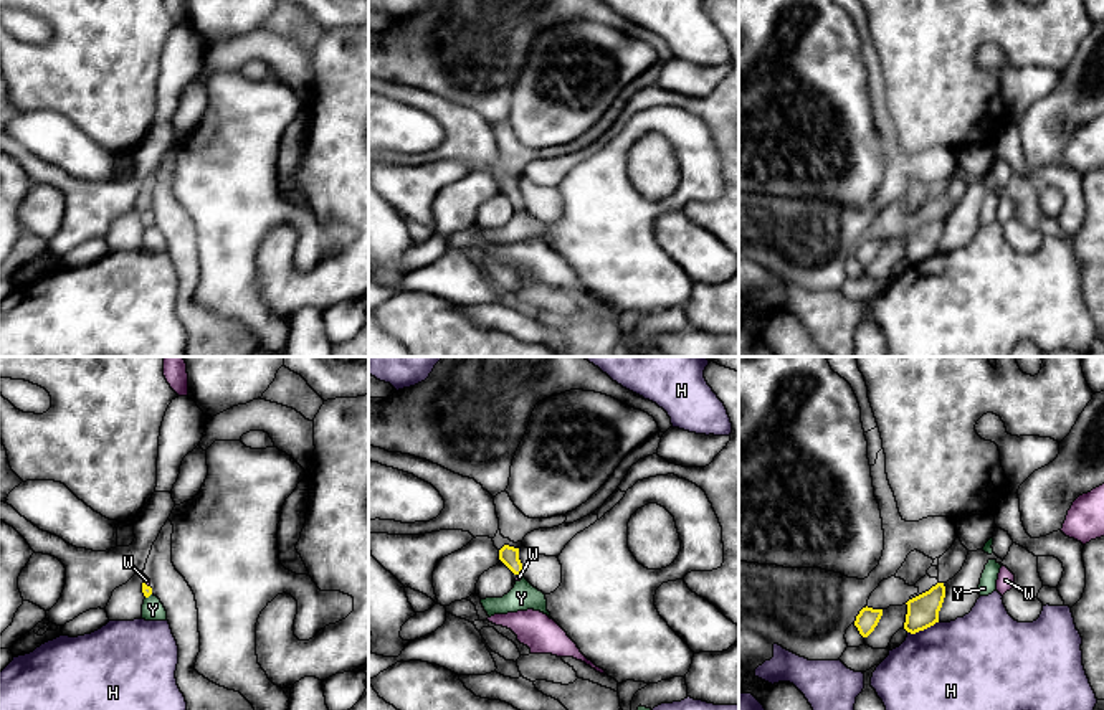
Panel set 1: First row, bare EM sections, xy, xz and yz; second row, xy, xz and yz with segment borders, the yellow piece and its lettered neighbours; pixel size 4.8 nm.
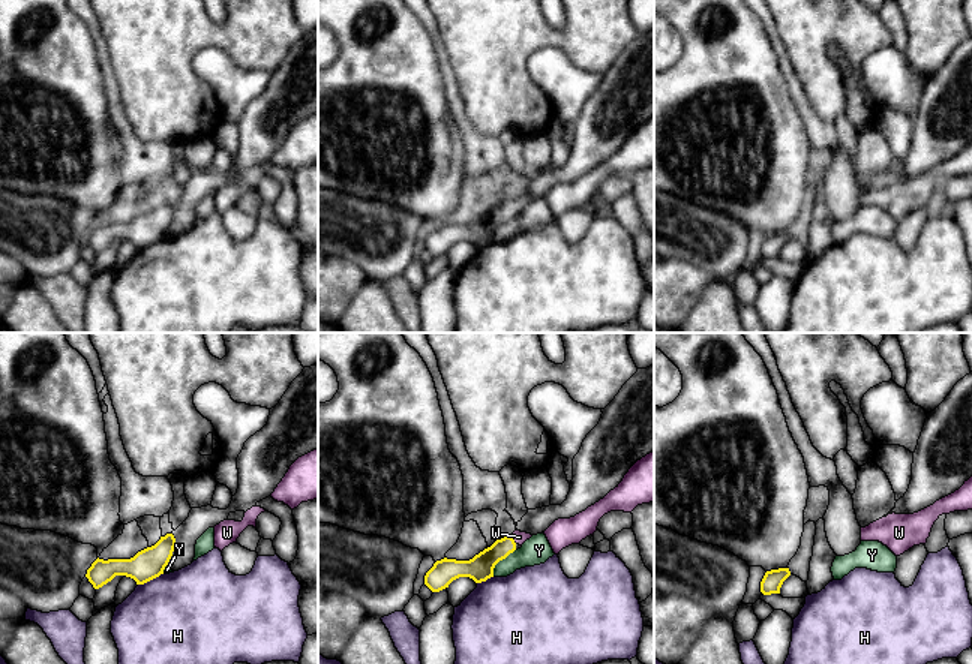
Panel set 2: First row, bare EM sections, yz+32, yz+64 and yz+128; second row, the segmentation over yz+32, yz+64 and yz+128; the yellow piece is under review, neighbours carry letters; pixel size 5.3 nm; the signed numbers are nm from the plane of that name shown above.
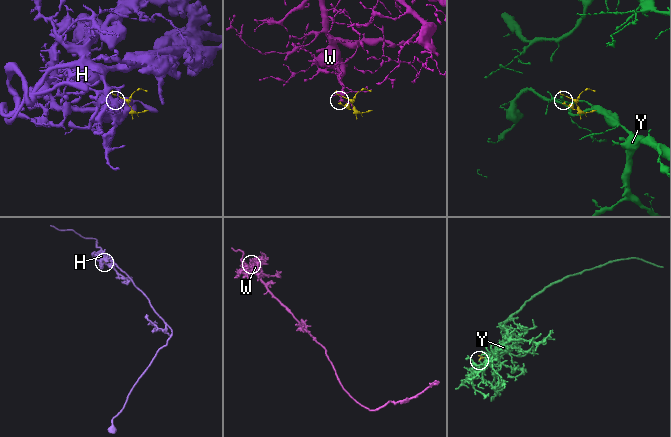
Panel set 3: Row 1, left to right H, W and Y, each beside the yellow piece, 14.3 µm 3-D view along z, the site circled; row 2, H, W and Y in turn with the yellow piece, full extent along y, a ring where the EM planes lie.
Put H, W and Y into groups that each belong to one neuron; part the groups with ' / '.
H / W / Y

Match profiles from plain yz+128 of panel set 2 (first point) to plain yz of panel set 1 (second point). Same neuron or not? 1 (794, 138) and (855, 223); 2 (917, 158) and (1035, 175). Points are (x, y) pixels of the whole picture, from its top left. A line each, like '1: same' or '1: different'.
1: different
2: different

